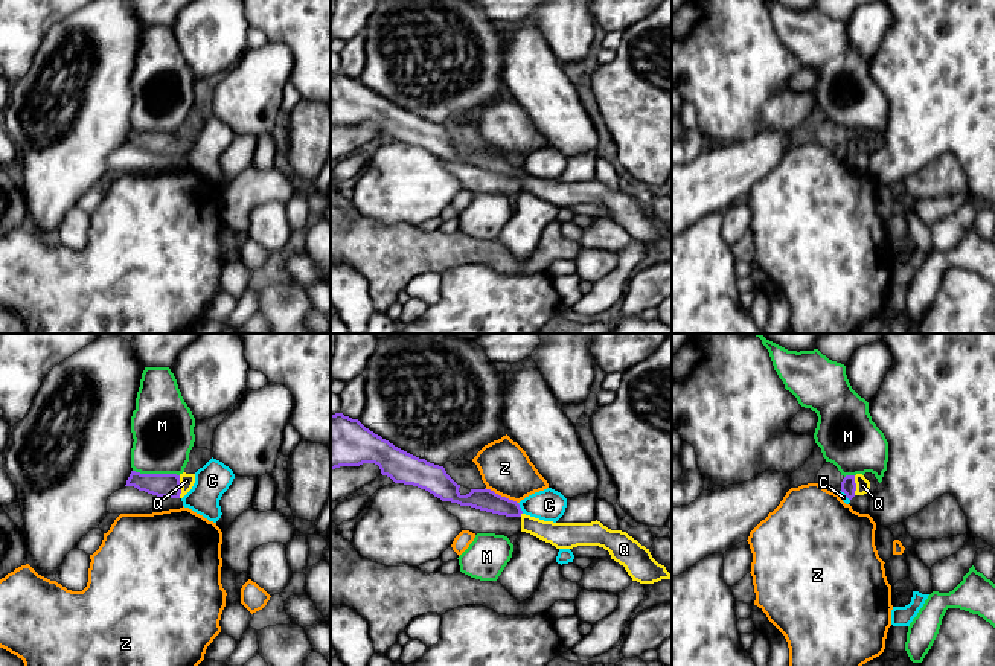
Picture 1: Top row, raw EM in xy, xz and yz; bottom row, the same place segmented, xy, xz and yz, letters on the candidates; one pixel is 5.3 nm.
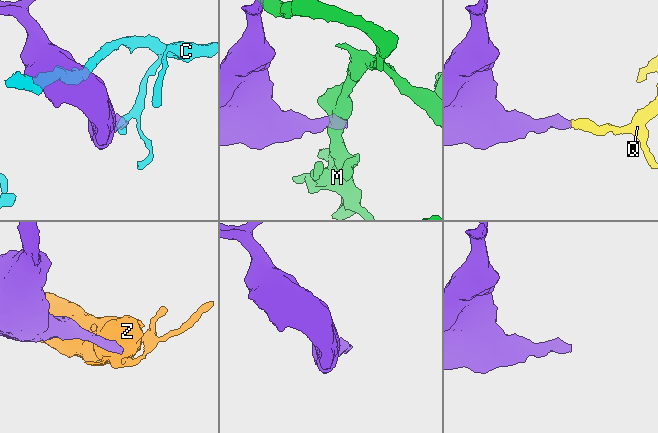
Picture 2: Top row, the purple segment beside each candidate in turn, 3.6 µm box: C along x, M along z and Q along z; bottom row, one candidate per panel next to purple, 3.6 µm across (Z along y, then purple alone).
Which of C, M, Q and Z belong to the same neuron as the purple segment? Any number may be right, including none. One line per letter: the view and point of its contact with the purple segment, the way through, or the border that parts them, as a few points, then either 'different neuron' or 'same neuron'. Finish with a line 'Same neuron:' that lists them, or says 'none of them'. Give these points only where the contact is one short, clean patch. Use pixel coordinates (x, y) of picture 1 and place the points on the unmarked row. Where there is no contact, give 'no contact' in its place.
C: contact xz (520, 166); different neuron
M: contact xy (156, 133); different neuron
Q: contact xy (180, 145); way xy (162, 144), (180, 145), (186, 139); same neuron
Z: contact xz (500, 154); different neuron
Same neuron: Q

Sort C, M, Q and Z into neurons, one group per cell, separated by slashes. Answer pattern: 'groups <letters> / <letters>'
groups C / M / Q / Z

